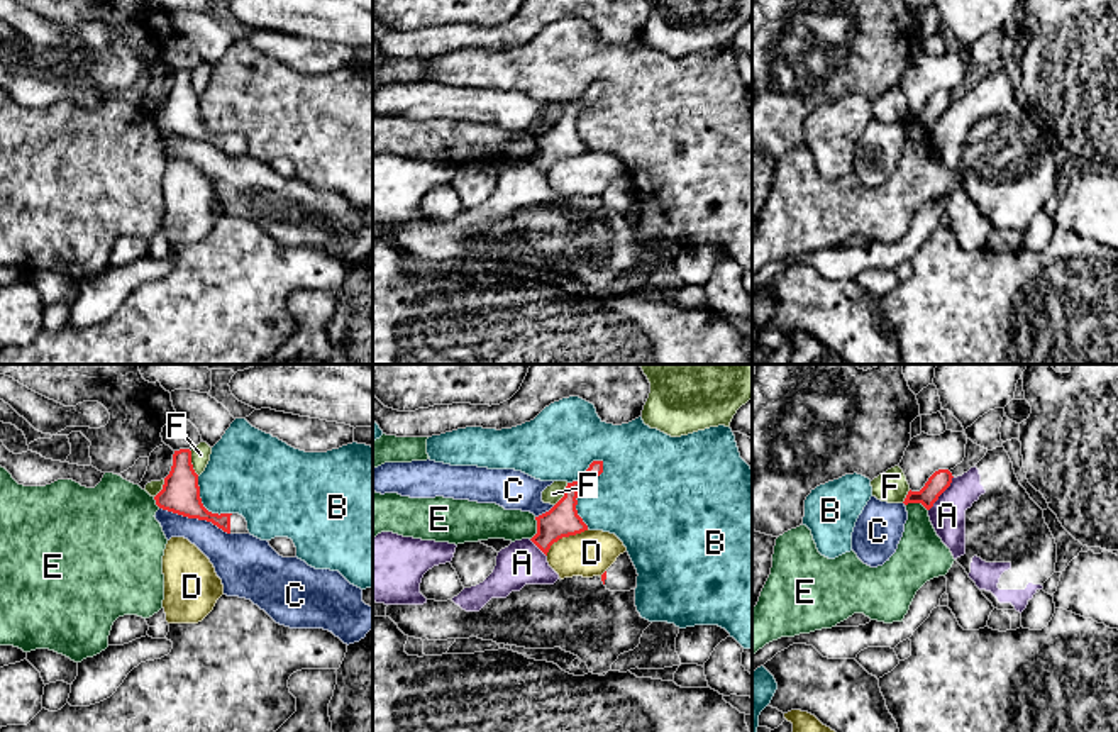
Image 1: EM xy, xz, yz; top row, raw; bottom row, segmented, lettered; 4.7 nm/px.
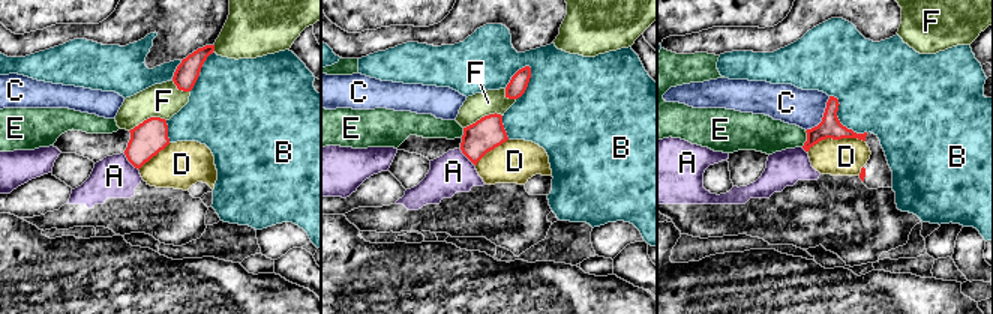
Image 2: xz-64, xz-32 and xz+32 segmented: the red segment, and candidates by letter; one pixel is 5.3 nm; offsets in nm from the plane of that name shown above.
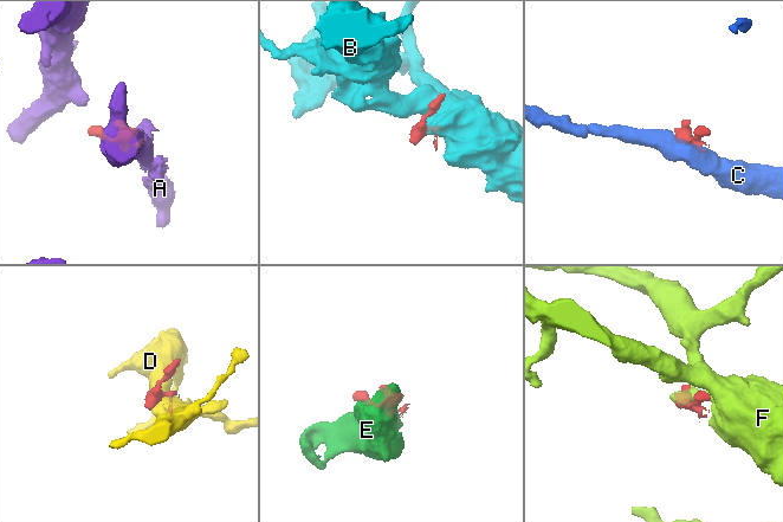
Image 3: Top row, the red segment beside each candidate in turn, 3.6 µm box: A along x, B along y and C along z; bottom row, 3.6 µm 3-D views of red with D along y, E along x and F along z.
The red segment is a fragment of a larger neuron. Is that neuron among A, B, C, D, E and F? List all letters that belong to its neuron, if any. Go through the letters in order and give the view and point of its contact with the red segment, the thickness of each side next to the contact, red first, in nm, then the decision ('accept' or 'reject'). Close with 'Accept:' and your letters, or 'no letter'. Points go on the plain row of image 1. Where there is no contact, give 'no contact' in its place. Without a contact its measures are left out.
A: meets red in yz at (942, 112); 100 nm thick on the red side, 170 nm on the other; reject
B: meets red in xz at (578, 112); 160 nm thick on the red side, 360 nm on the other; reject
C: meets red in xy at (195, 138); 180 nm thick on the red side, 200 nm on the other; reject
D: meets red in xz at (564, 156); 160 nm thick on the red side, 220 nm on the other; reject
E: meets red in yz at (917, 122); 100 nm thick on the red side, 240 nm on the other; reject
F: meets red in xy at (190, 83); 180 nm thick on the red side, 100 nm on the other; reject
Accept: no letter

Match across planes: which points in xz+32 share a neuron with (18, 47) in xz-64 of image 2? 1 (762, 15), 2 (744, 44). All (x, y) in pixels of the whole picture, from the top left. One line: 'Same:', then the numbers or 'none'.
Same: 2

